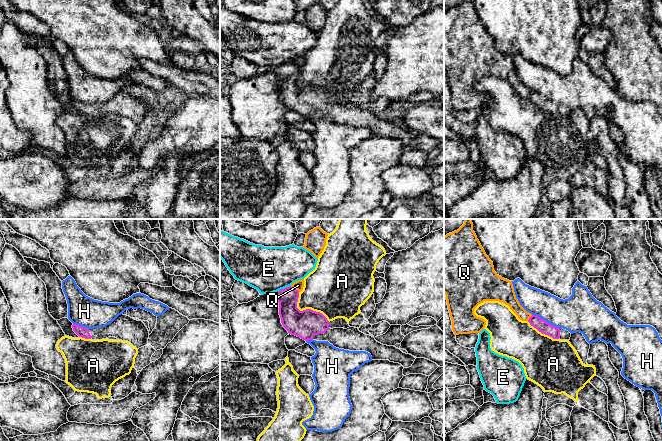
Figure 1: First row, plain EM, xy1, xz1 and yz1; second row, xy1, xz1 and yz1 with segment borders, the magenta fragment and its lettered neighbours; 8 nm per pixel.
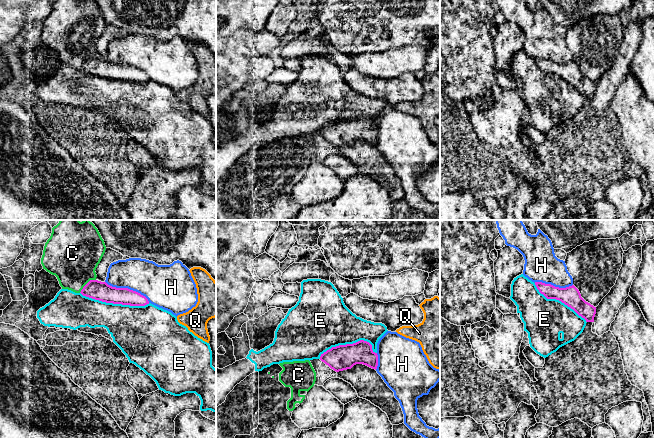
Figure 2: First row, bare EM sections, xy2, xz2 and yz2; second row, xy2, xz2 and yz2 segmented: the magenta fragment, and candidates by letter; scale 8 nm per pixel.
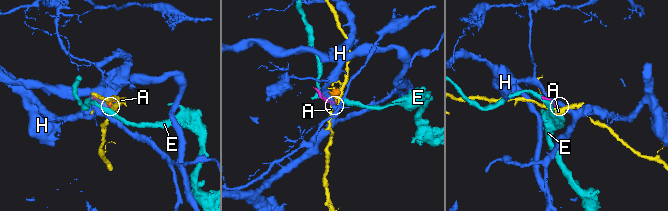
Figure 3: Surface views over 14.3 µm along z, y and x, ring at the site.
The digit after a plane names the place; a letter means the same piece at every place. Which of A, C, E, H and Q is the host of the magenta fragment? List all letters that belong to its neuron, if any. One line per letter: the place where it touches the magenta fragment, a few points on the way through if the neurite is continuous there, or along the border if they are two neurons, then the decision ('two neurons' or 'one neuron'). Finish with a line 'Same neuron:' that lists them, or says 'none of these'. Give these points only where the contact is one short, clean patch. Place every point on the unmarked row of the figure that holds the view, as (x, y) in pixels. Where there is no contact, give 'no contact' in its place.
A: xz1 (306, 85) | two neurons
C: xy2 (86, 60) | along xy2 (95, 55), (91, 55), (79, 68) | two neurons
E: xy2 (115, 79) | two neurons
H: xy2 (127, 64) | two neurons
Q: xz1 (294, 64) | two neurons
Same neuron: none of these

